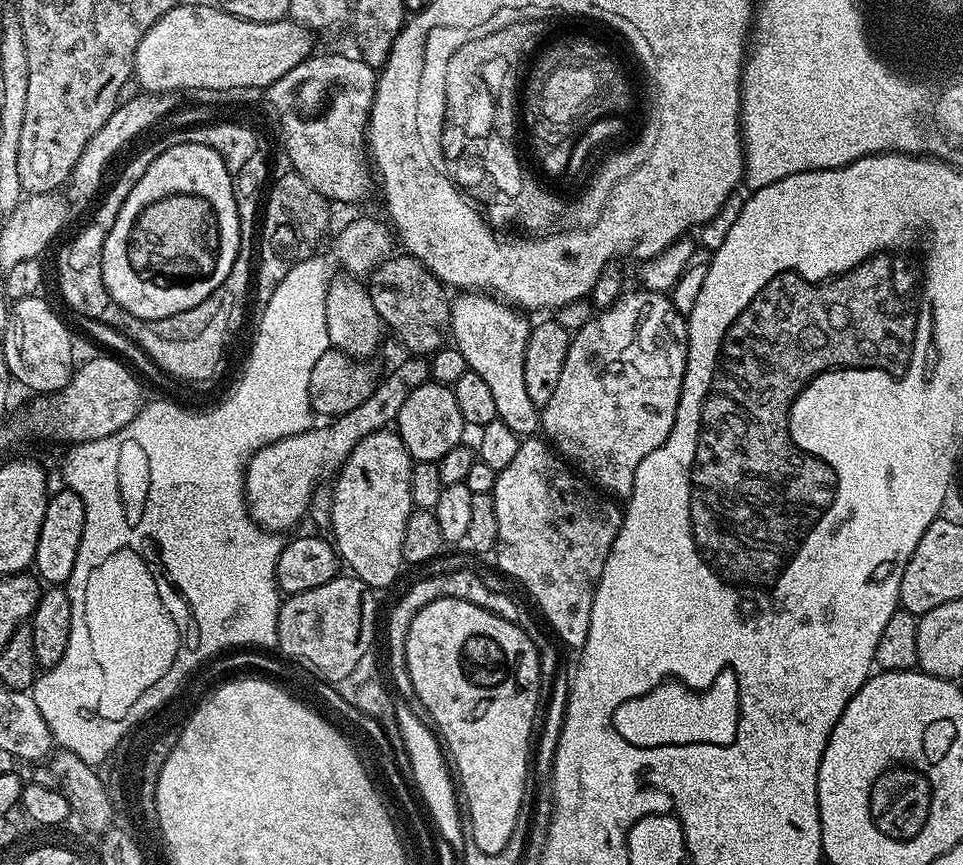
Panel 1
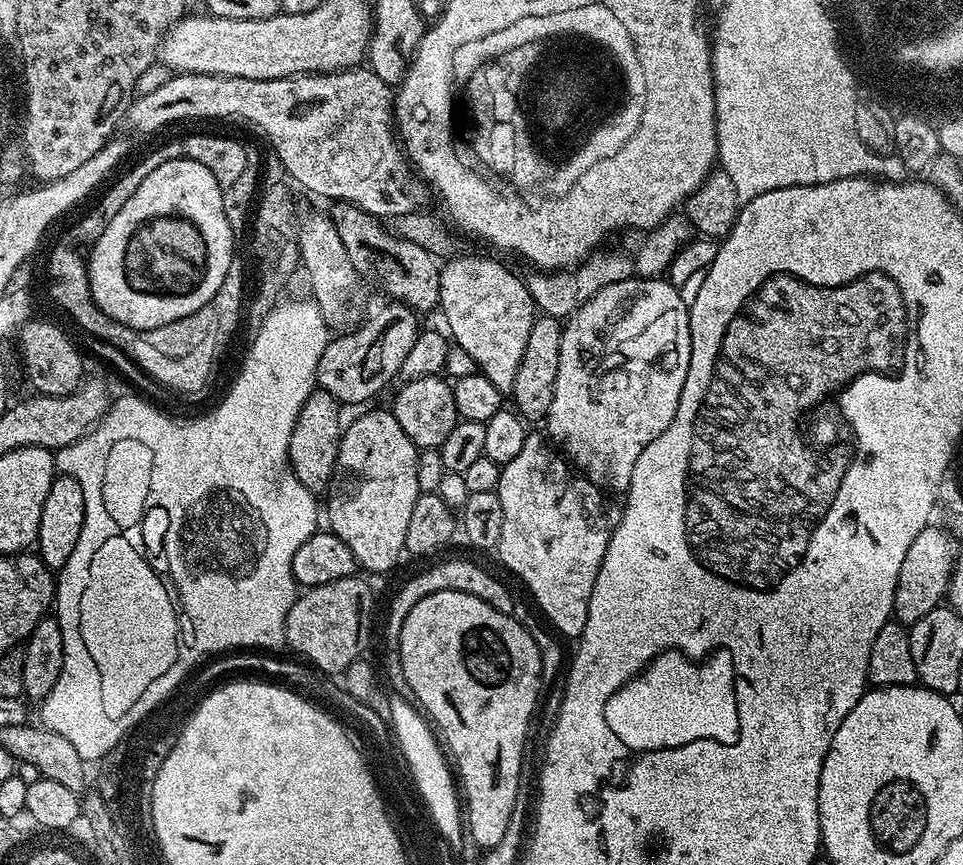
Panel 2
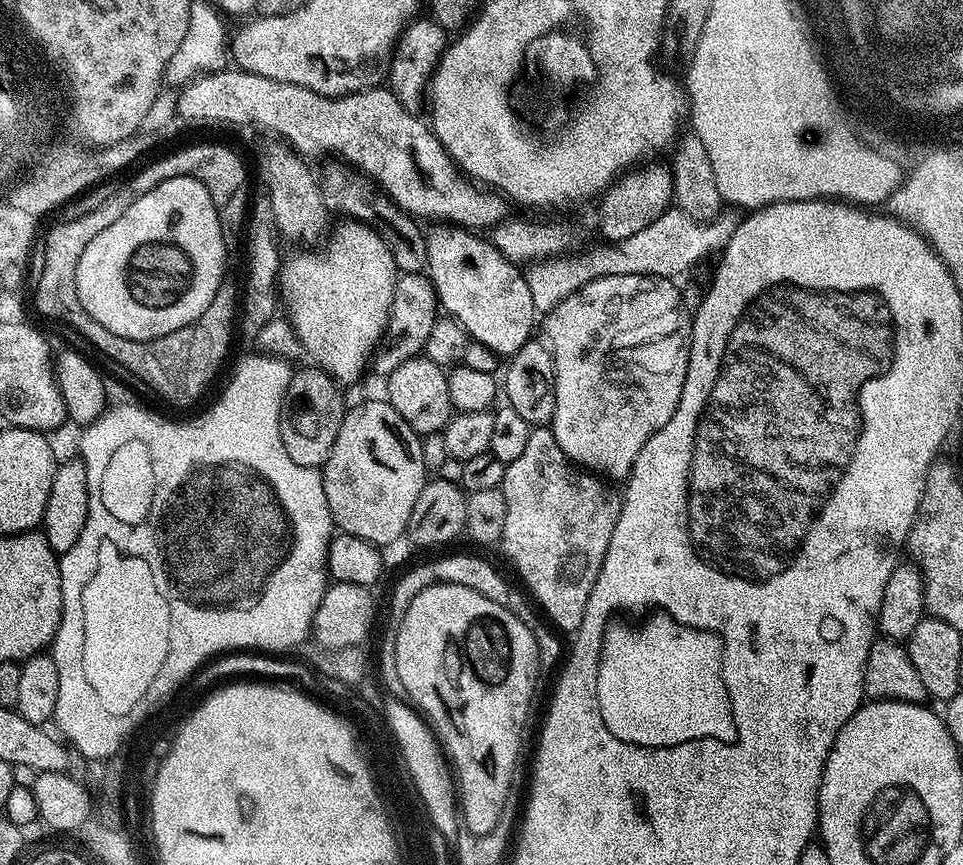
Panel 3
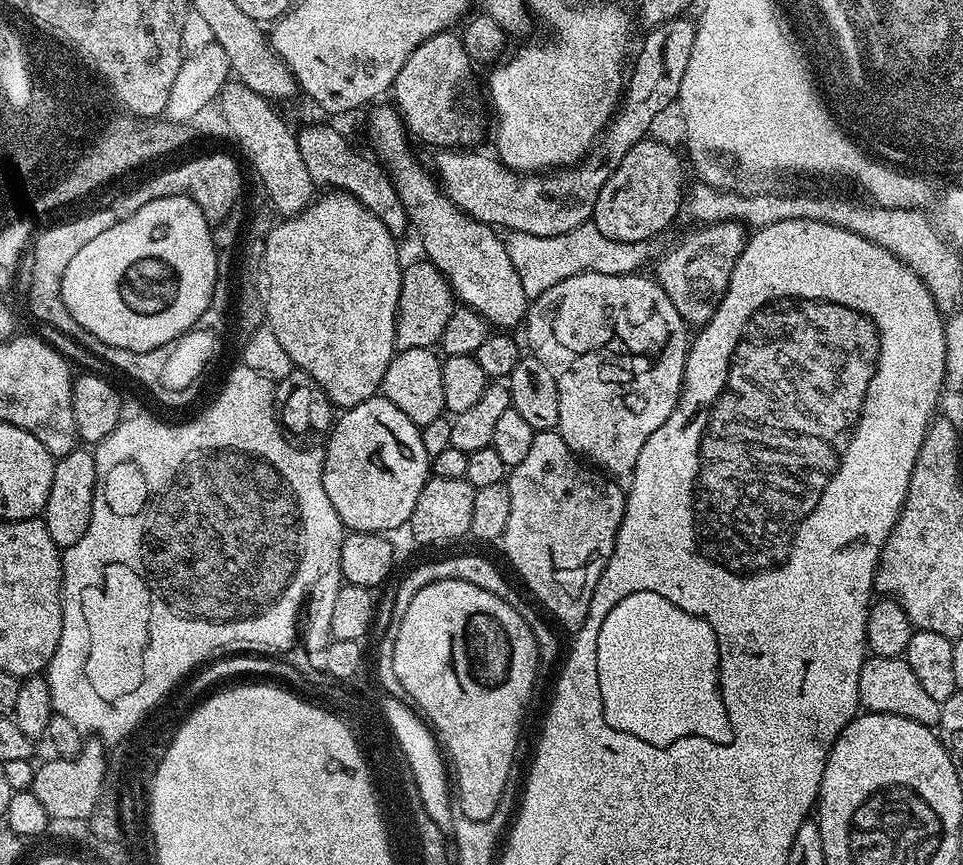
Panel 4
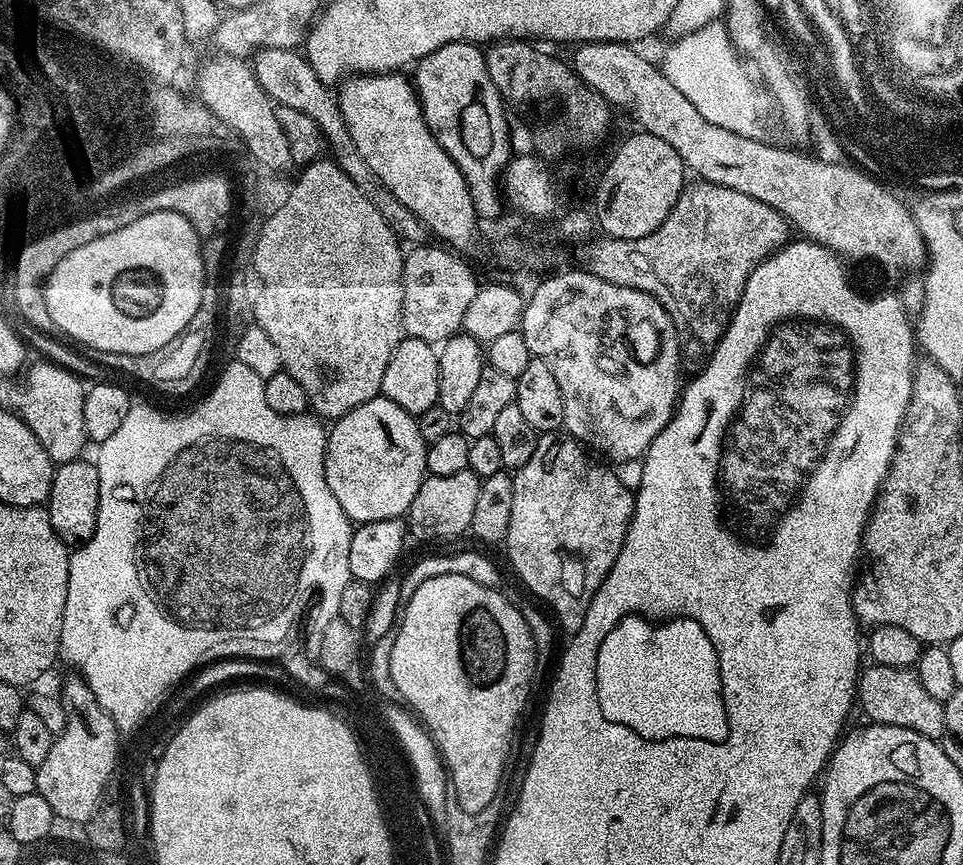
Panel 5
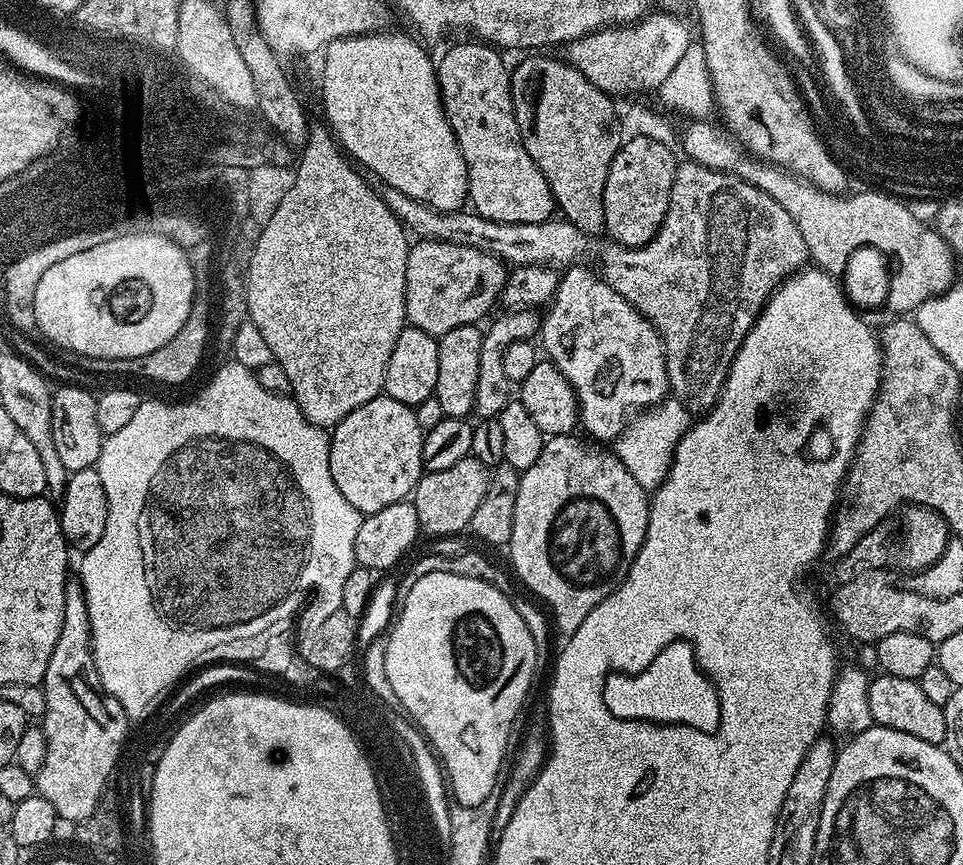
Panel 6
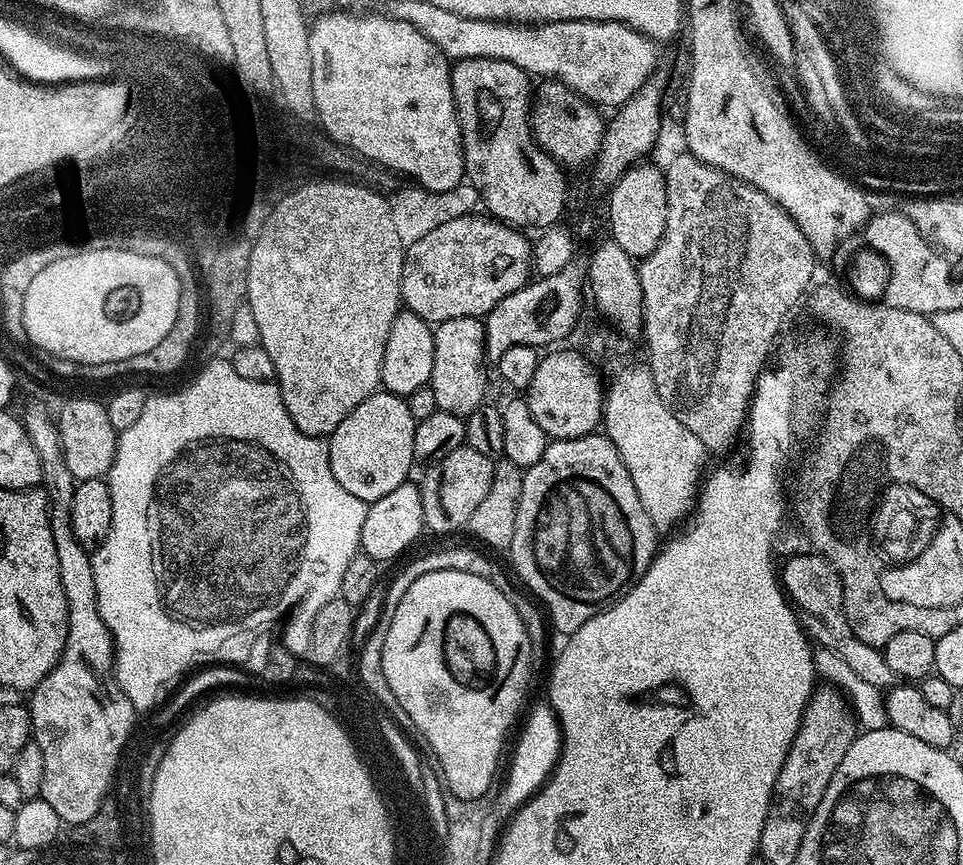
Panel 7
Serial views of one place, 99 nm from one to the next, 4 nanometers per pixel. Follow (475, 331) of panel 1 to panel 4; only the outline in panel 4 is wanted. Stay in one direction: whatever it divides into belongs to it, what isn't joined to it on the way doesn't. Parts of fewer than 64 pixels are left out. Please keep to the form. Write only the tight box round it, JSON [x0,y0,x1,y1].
[368,107,530,330]

